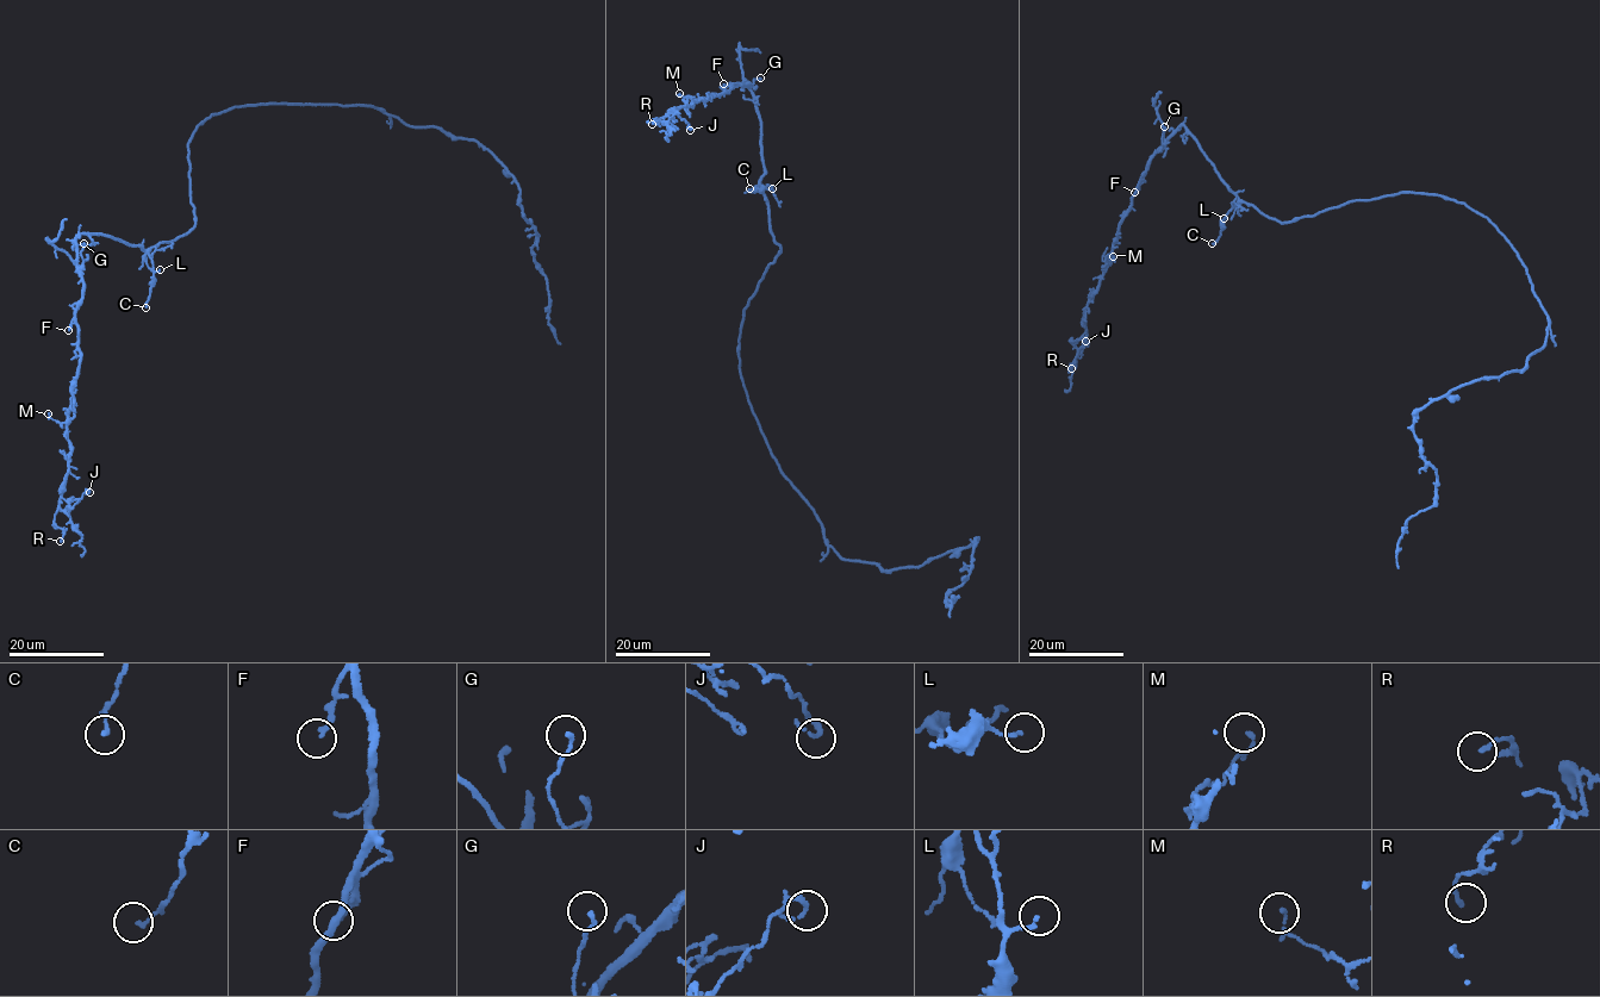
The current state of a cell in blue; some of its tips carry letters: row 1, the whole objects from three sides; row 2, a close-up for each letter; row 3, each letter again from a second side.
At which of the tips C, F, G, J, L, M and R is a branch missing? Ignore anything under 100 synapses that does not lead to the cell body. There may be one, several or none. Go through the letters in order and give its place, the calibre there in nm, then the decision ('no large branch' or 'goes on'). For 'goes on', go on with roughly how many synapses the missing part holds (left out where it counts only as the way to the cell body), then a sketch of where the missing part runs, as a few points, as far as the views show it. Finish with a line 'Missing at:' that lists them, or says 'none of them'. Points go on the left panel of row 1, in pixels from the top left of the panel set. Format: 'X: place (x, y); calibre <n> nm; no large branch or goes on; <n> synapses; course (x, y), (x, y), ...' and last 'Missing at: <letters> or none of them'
C: place (145, 307); calibre 130 nm; no large branch
F: place (68, 330); calibre 160 nm; no large branch
G: place (83, 243); calibre 140 nm; no large branch
J: place (89, 492); calibre 220 nm; no large branch
L: place (160, 269); calibre 120 nm; no large branch
M: place (48, 413); calibre 110 nm; no large branch
R: place (60, 541); calibre 130 nm; no large branch
Missing at: none of them

